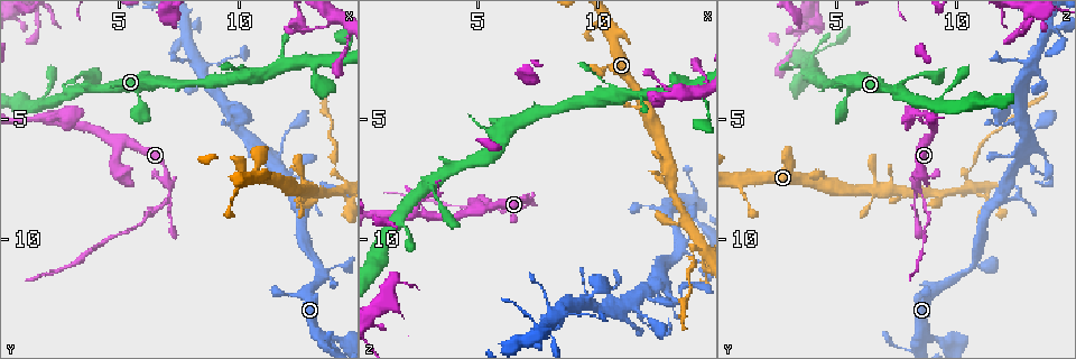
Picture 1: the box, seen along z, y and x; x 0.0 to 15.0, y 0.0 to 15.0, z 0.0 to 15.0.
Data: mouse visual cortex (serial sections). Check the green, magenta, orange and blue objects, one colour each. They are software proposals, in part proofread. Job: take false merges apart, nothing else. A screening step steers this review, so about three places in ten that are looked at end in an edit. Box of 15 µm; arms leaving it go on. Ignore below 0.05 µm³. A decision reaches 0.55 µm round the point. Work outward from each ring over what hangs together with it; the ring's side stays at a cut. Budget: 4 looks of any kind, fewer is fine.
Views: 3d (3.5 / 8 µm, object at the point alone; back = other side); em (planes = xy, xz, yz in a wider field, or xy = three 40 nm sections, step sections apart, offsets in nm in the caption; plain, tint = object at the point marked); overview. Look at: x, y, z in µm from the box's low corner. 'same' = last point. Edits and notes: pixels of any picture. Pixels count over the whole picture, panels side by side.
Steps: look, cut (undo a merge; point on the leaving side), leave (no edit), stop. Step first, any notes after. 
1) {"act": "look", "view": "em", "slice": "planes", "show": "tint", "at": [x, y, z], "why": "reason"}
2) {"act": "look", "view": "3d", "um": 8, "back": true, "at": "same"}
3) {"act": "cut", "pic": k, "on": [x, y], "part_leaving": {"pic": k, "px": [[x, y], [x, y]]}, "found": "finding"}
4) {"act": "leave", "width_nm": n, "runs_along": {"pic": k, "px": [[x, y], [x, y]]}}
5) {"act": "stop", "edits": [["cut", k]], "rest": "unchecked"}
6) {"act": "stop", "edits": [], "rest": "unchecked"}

{"act": "look", "view": "3d", "um": 3.5, "back": true, "at": [13.5, 11.4, 10.5], "why": "sharp bend"}

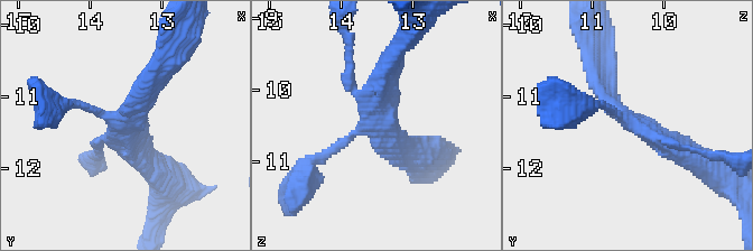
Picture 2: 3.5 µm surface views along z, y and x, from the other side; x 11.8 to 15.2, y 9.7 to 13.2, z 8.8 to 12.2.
{"act": "look", "view": "em", "slice": "planes", "show": "tint", "at": [13.55, 11.40, 10.45]}

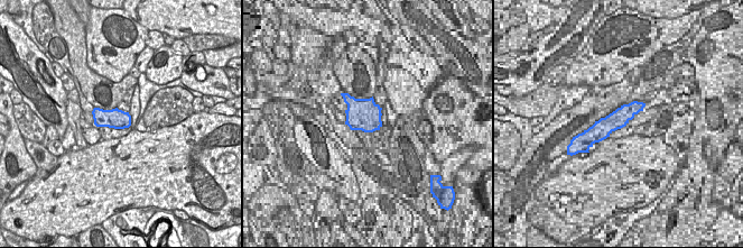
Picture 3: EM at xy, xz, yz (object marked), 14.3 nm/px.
{"act": "leave", "arm_widths_nm": [100, 150, 200, 300], "runs_along": {"pic": 2, "px": [[693, 159], [615, 111], [595, 73]]}, "found": "all the same cell"}

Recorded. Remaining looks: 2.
{"act": "look", "view": "3d", "um": 3.5, "at": [13.9, 7.2, 10.4], "why": "sharp bend"}

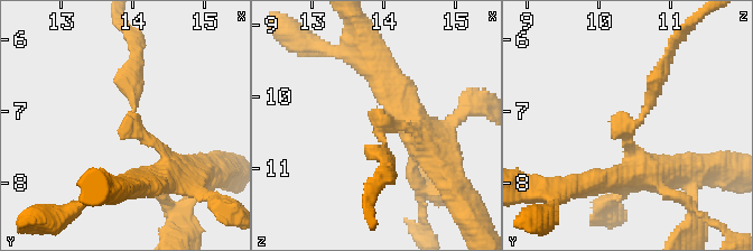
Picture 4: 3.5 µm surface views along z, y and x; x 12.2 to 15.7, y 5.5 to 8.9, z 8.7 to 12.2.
{"act": "look", "view": "em", "slice": "xy", "step": 2, "show": "tint", "at": [13.95, 7.15, 10.40], "arm_widths_nm": [200, 300], "why": "now the EM"}

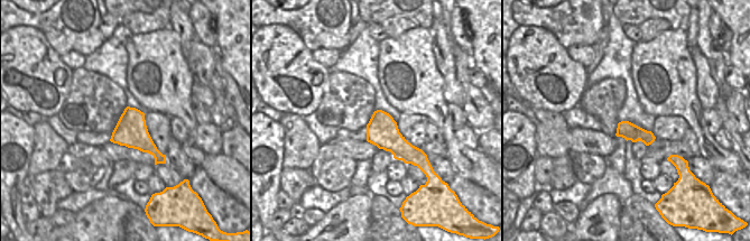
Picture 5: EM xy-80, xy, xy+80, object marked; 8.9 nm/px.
{"act": "cut", "pic": 4, "on": [656, 75], "width_nm": 280, "part_leaving": {"pic": 4, "px": [[645, 107], [671, 44], [682, 30]]}, "found": "two cells meet here"}

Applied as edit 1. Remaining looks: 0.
{"act": "stop", "edits": [["cut", 4]], "rest": "unchecked"}

